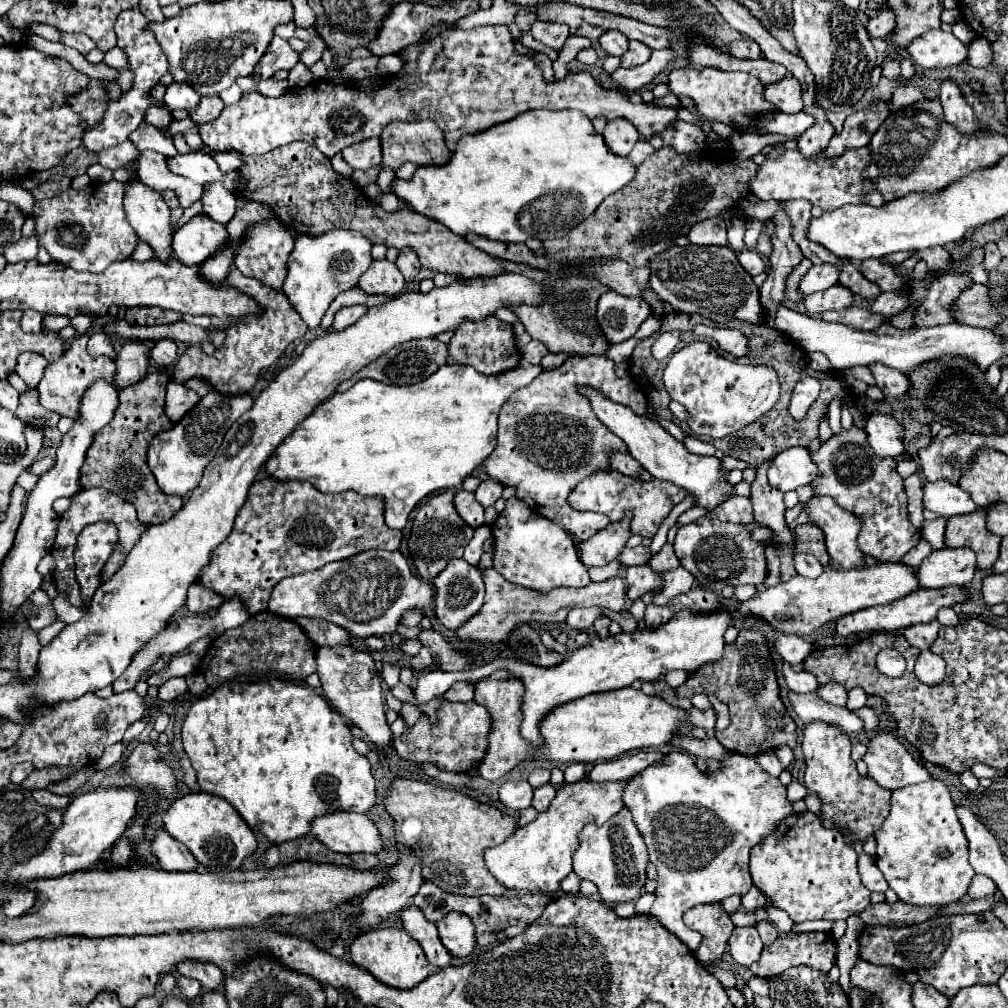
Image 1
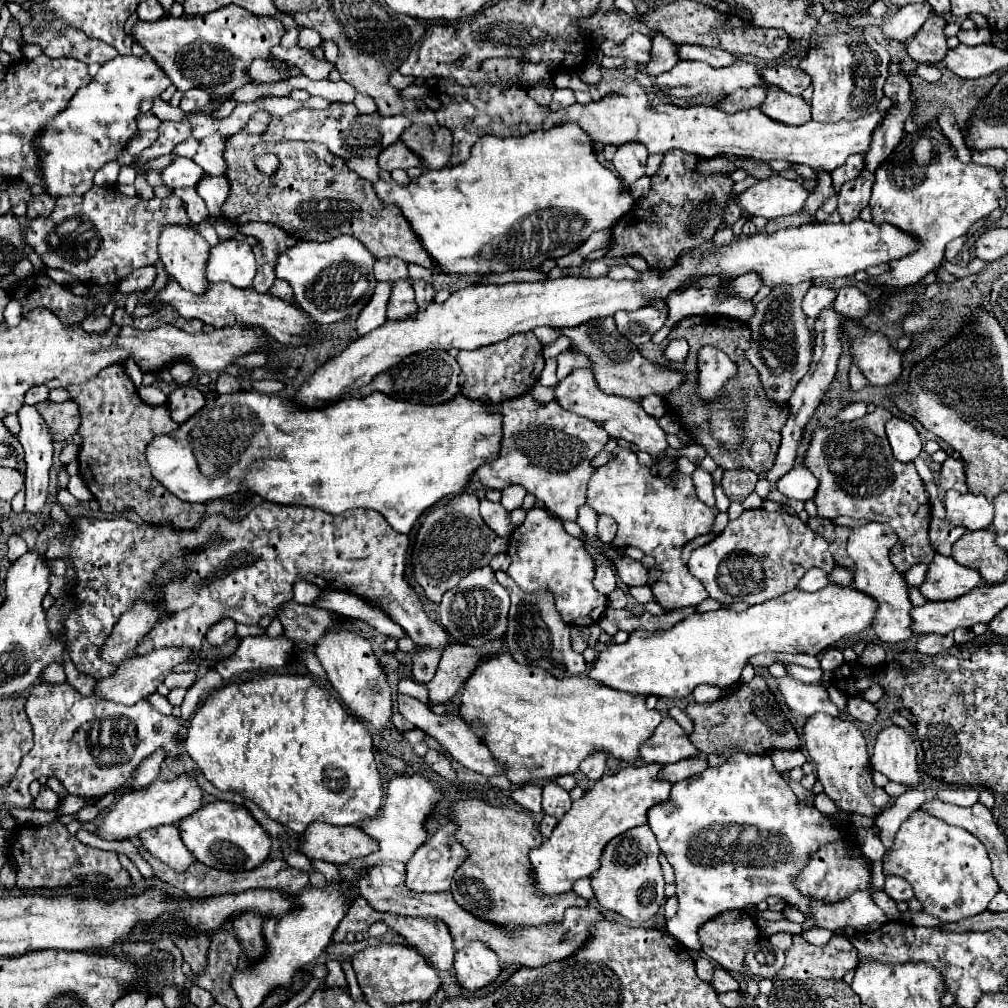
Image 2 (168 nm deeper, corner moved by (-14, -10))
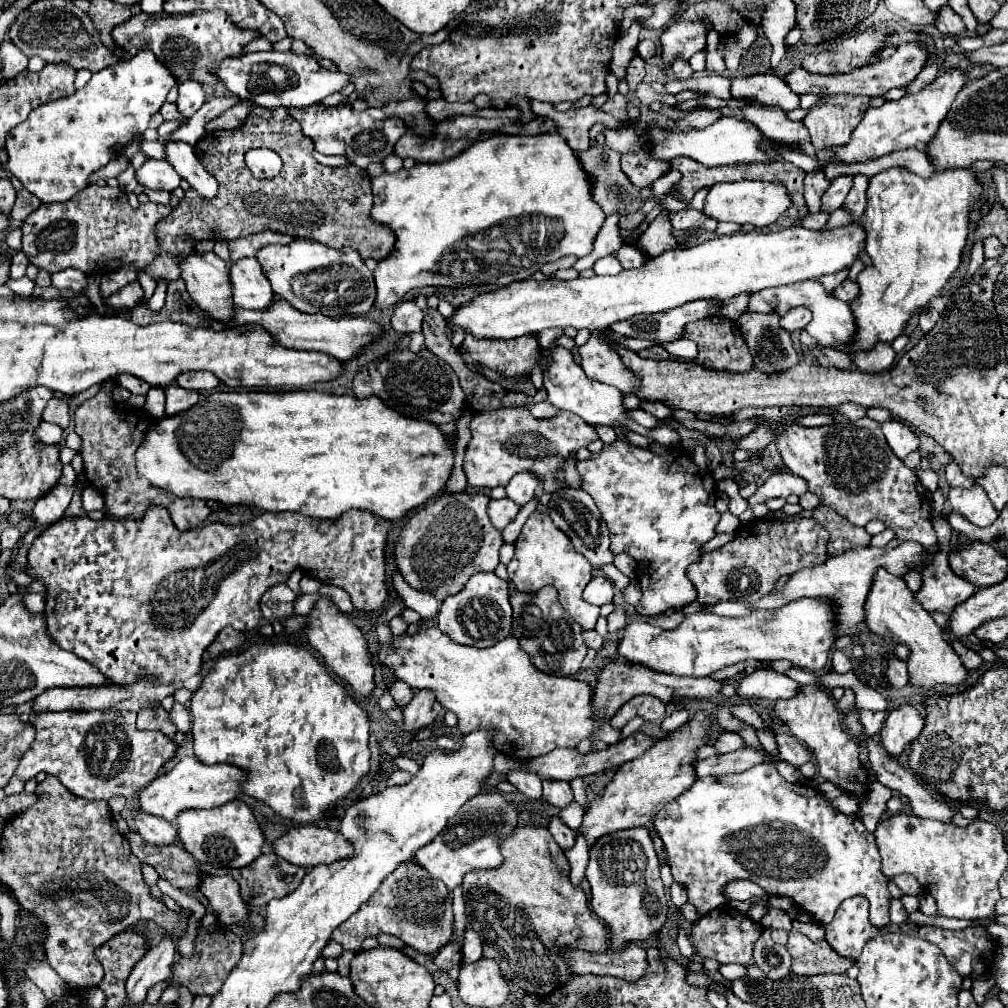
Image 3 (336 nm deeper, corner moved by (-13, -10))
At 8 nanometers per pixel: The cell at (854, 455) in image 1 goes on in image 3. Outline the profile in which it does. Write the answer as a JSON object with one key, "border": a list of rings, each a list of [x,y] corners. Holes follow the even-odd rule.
{"border":[[[864,417],[812,429],[774,425],[774,431],[778,431],[774,443],[784,465],[808,483],[808,491],[818,495],[822,505],[860,527],[880,519],[896,533],[896,539],[918,541],[926,549],[934,549],[936,533],[930,523],[932,493],[920,485],[912,469],[894,457],[880,431],[880,423]]]}

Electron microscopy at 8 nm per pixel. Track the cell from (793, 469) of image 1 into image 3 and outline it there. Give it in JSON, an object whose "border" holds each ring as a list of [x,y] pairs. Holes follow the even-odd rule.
{"border":[[[774,473],[768,481],[764,481],[754,495],[748,497],[748,505],[754,507],[756,503],[766,503],[768,499],[774,497],[790,497],[790,495],[804,495],[808,491],[808,485],[802,477],[796,475],[782,475],[782,473]]]}

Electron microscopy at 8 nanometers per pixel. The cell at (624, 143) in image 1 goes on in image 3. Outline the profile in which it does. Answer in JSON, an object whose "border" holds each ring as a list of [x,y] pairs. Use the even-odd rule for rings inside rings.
{"border":[[[626,153],[622,155],[622,171],[638,189],[646,189],[670,171],[670,161],[658,161],[654,157],[646,157],[646,153]]]}

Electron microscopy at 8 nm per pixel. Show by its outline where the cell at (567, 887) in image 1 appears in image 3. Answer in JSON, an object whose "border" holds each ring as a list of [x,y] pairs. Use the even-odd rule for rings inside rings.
{"border":[[[518,825],[512,835],[502,839],[504,863],[498,869],[470,871],[464,877],[466,917],[470,929],[480,935],[482,957],[494,959],[506,981],[514,983],[522,993],[542,1001],[574,975],[570,965],[560,957],[562,949],[582,949],[590,953],[604,953],[608,949],[608,929],[588,909],[586,893],[570,883],[570,863],[560,845],[546,833],[546,827]]]}

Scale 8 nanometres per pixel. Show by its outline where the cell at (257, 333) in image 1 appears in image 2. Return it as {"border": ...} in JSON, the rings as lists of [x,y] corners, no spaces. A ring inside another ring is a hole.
{"border":[[[275,279],[275,283],[273,283],[271,289],[269,289],[269,295],[275,295],[275,297],[279,297],[279,299],[289,301],[289,303],[295,305],[295,299],[291,297],[291,287],[287,285],[287,281],[279,281],[279,279]]]}

